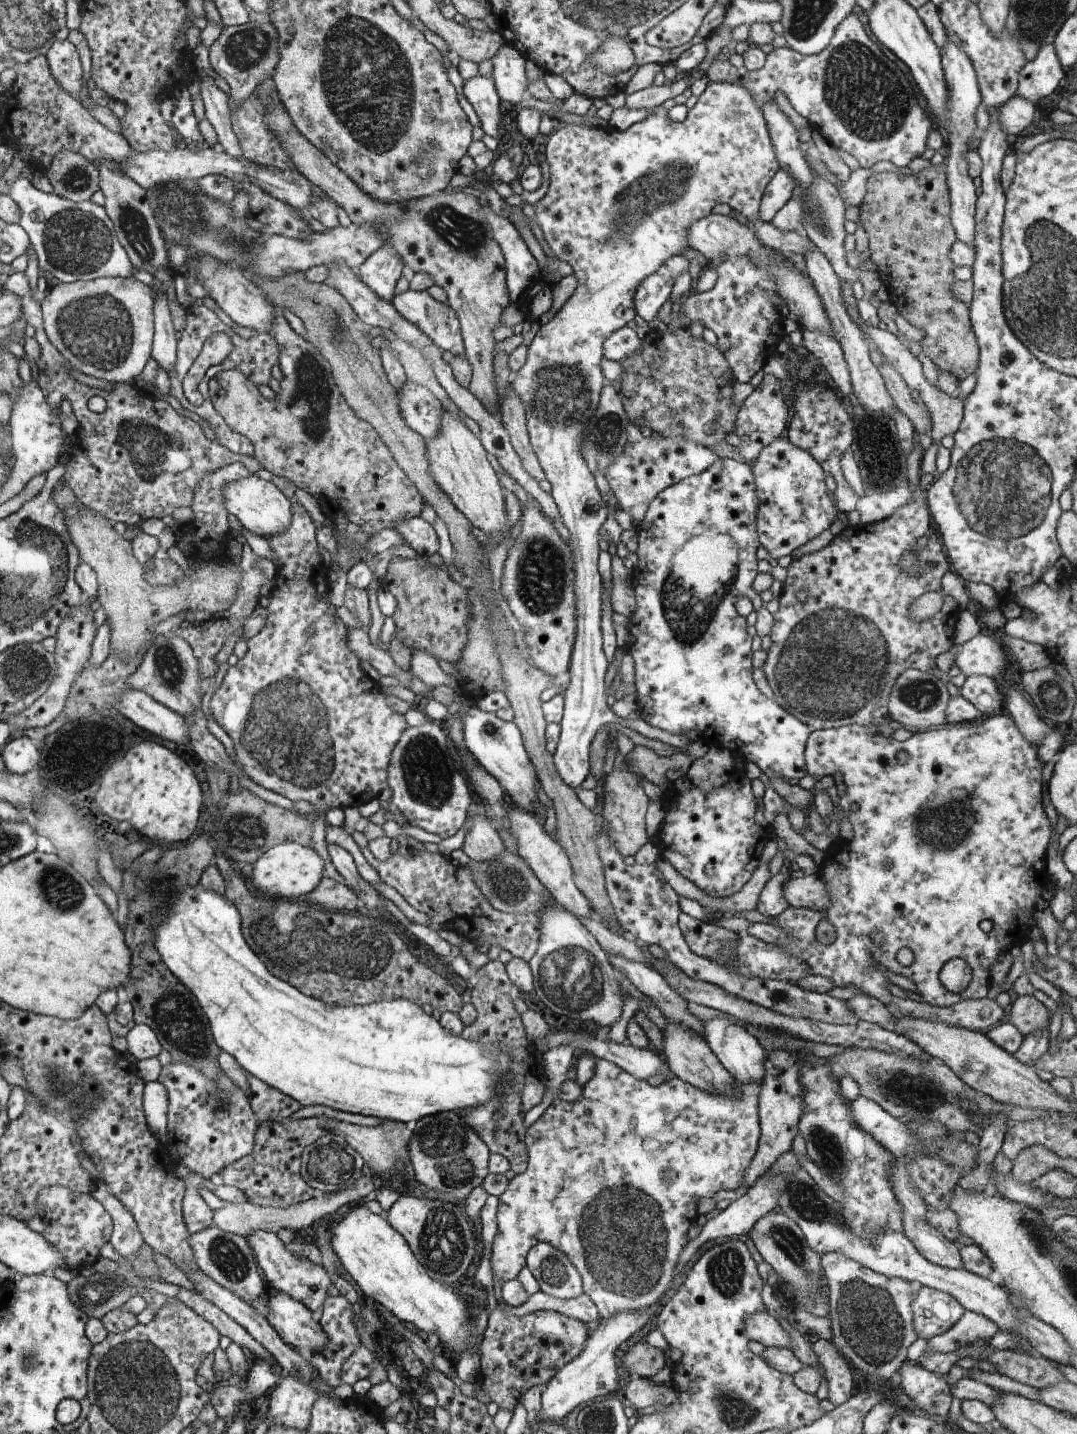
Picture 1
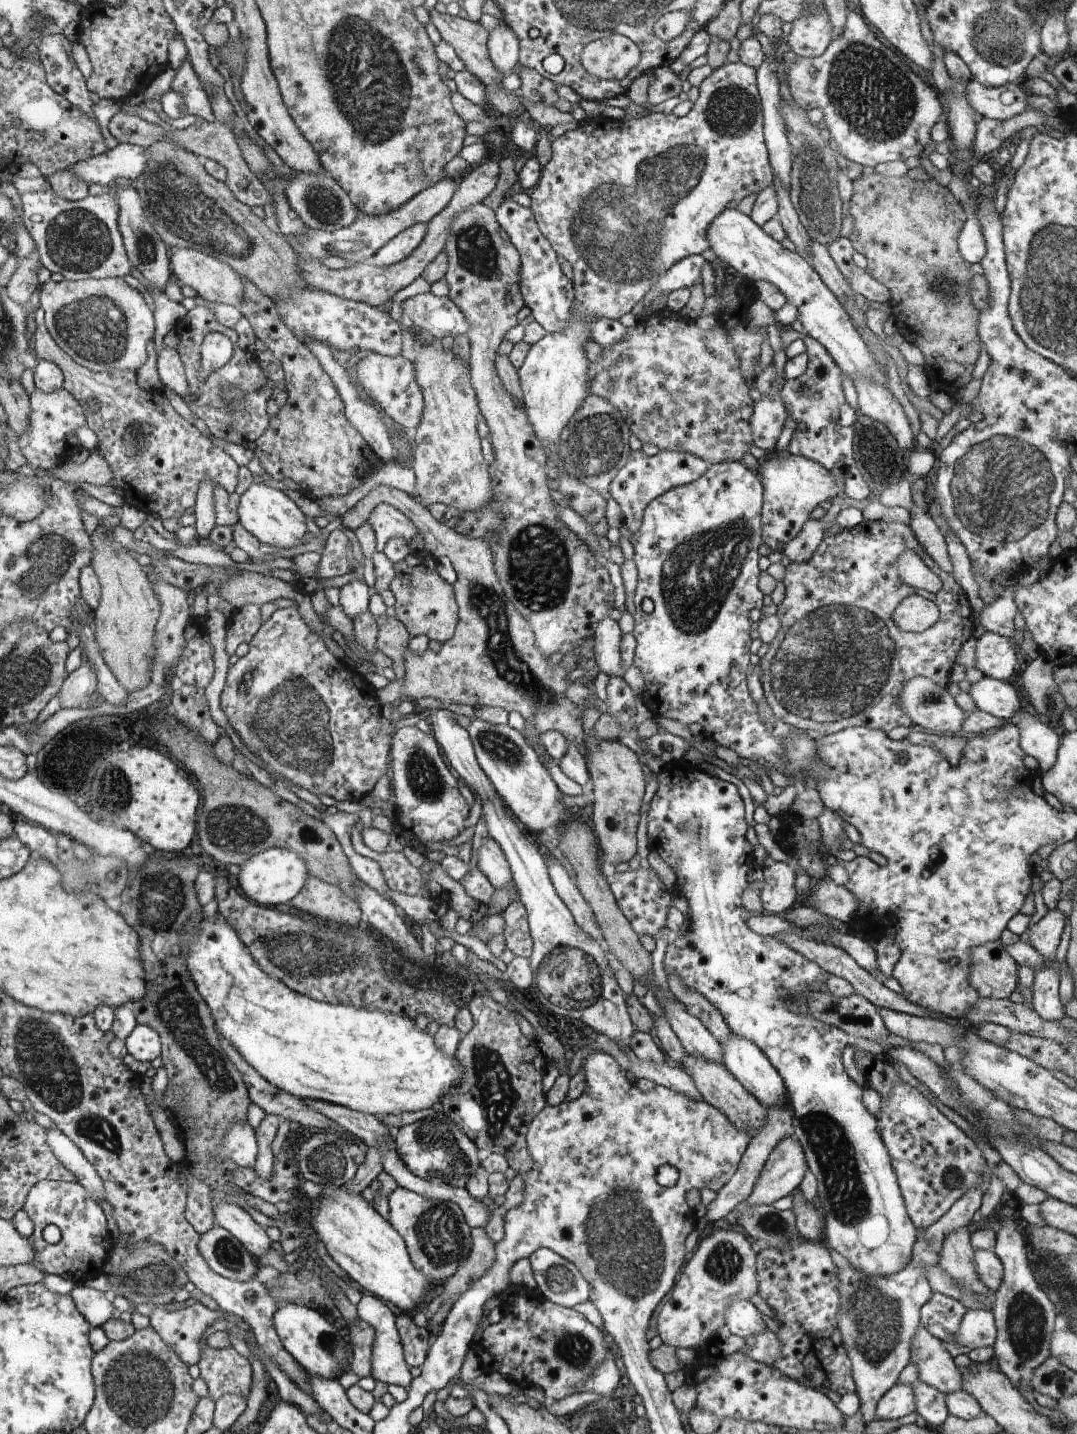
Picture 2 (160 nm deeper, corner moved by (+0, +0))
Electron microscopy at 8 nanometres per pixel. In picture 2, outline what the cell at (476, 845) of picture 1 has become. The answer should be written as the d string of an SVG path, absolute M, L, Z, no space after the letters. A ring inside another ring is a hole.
M489 836L487 842L479 848L477 868L486 875L495 889L515 890L515 882L509 862L501 846Z

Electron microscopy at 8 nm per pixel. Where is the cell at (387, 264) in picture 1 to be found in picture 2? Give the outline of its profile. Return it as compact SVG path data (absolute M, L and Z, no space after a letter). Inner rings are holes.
M418 223L397 234L374 254L376 266L396 265L398 261L404 261L418 248L428 230L428 223Z

